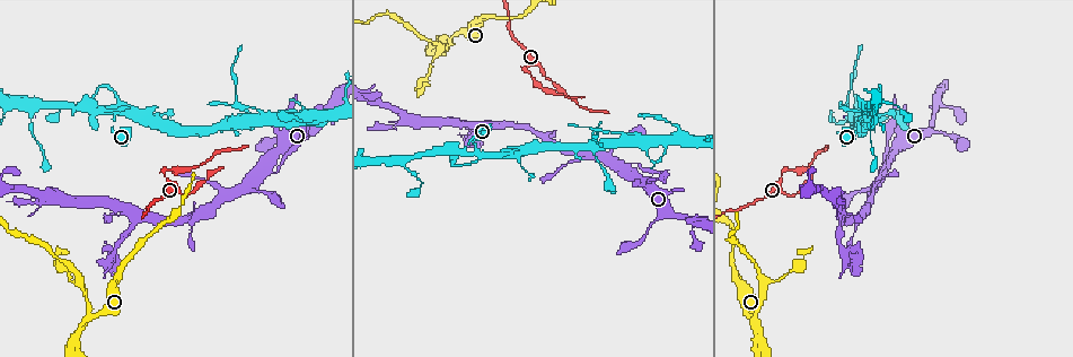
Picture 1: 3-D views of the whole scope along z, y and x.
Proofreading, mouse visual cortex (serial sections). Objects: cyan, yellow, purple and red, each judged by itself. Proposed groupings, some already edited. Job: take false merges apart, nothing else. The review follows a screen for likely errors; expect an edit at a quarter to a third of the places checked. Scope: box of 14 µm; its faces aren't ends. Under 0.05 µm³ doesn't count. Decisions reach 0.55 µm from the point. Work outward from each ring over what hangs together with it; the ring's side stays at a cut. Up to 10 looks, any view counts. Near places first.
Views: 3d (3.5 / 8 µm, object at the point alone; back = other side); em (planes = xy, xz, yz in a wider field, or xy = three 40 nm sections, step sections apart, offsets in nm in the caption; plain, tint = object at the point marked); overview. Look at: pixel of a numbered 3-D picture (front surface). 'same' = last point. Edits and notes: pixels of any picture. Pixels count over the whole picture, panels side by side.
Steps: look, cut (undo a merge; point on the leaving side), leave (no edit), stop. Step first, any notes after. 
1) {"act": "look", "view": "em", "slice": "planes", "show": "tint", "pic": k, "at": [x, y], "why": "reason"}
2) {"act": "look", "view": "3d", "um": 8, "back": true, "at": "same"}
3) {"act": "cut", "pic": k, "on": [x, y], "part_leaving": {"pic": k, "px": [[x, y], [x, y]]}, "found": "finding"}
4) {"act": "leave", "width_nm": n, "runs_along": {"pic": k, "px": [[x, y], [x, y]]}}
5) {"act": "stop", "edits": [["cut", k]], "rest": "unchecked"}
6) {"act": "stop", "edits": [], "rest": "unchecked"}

{"act": "look", "view": "3d", "um": 3.5, "pic": 1, "at": [753, 317], "why": "three-way junction"}

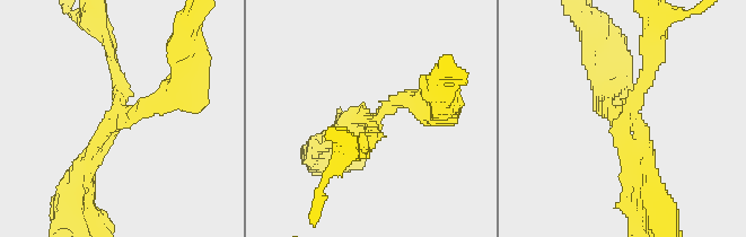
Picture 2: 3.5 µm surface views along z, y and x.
{"act": "look", "view": "em", "slice": "xy", "step": 1, "show": "tint", "pic": 2, "at": [627, 114], "arms": 3, "arm_widths_nm": [200, 250, 300], "why": "shape alone is not enough"}

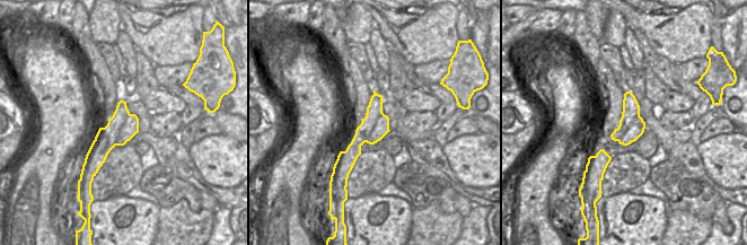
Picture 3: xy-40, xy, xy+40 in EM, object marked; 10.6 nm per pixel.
{"act": "cut", "pic": 2, "on": [647, 72], "border": {"pic": 3, "px": [[130, 114], [121, 129], [115, 145]]}, "found": "two cells meet here"}

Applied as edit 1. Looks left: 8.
{"act": "look", "view": "overview", "why": "redraw"}

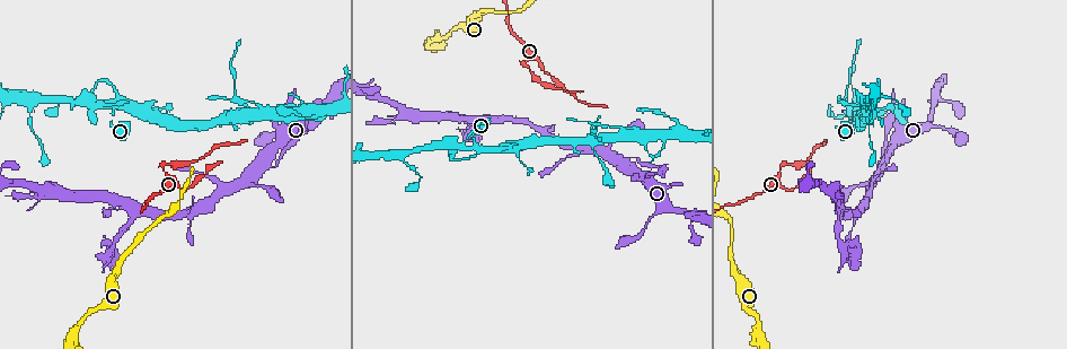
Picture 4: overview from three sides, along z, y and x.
{"act": "look", "view": "3d", "um": 8, "pic": 4, "at": [529, 70], "why": "thin neck"}

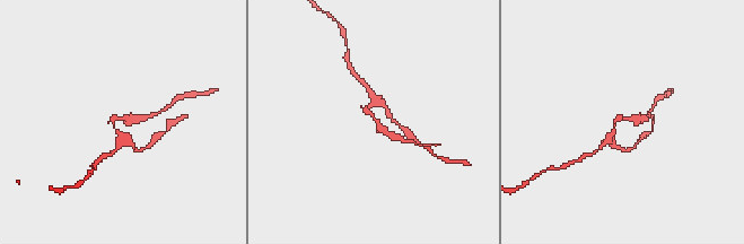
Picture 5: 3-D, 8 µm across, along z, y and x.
{"act": "look", "view": "em", "slice": "xy", "step": 3, "show": "tint", "pic": 5, "at": [373, 118], "arm_widths_nm": [200, 250], "why": "now the EM"}

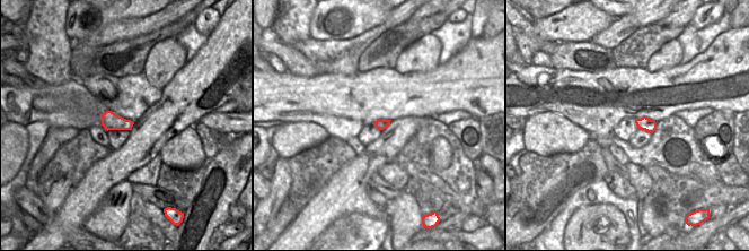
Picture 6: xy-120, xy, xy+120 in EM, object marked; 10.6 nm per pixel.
{"act": "cut", "pic": 5, "on": [128, 121], "width_nm": 110, "part_leaving": {"pic": 5, "px": [[114, 121], [146, 116]]}, "found": "a second cell is stuck on"}

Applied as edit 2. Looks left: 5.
{"act": "look", "view": "overview"}

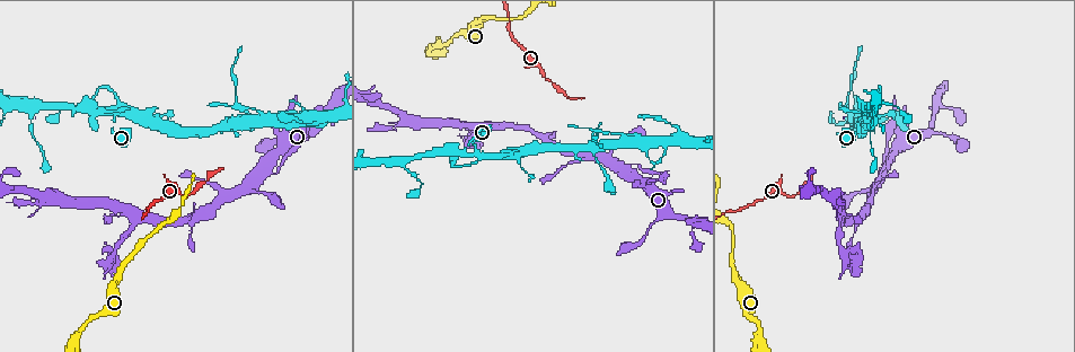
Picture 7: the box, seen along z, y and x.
{"act": "look", "view": "3d", "um": 3.5, "pic": 7, "at": [476, 152], "why": "four or more arms meet"}

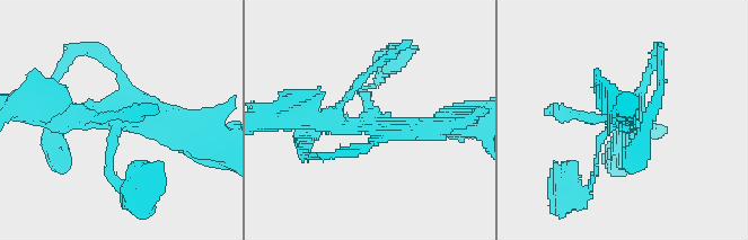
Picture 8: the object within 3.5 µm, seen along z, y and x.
{"act": "look", "view": "em", "slice": "xy", "step": 2, "show": "plain", "pic": 8, "at": [371, 119], "arms": 4, "arm_widths_nm": [100, 150, 300, 300], "why": "shape alone is not enough"}

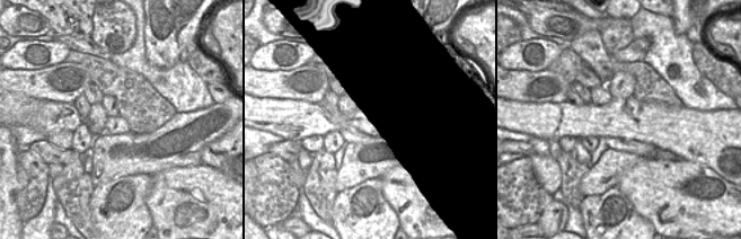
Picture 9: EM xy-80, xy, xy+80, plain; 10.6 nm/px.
{"act": "look", "view": "em", "slice": "xy", "step": 2, "show": "tint", "at": "same", "why": "with the object marked"}

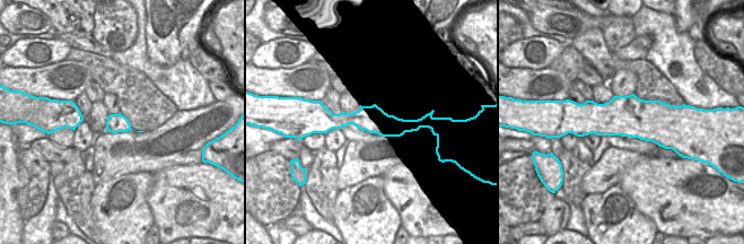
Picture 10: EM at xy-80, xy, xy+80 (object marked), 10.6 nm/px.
{"act": "leave", "runs_along": {"pic": 8, "px": [[372, 85], [364, 104], [379, 124], [441, 124]]}, "found": "all the same cell"}

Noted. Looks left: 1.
{"act": "stop", "edits": [["cut", 2], ["cut", 5]], "rest": "unchecked"}

